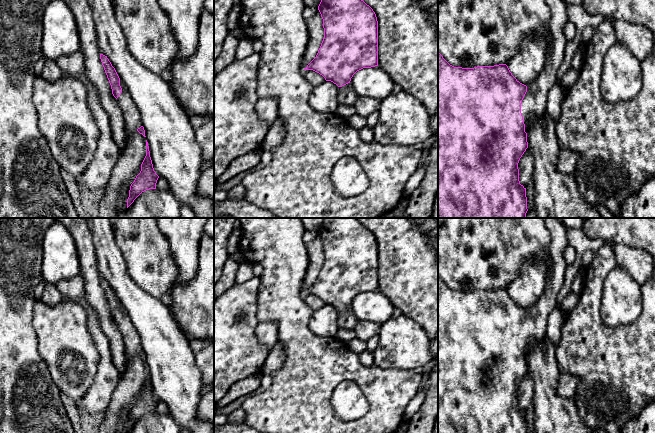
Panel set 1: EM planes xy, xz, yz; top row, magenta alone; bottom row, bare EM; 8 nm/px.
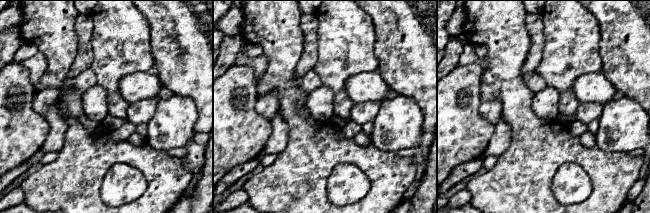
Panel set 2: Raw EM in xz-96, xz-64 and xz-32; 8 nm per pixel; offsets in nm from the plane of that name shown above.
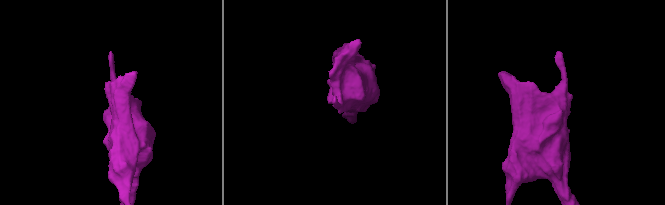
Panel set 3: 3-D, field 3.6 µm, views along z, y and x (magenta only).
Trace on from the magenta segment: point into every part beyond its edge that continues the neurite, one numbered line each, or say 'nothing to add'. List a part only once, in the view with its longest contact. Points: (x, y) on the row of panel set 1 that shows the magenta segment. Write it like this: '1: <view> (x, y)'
1: yz (533, 105)

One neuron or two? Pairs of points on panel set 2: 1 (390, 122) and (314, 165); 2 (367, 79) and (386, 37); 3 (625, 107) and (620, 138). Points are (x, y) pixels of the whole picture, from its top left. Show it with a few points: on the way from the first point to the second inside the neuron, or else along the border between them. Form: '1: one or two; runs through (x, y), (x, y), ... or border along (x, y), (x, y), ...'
1: two; border along (371, 144), (379, 149), (393, 152)
2: two; border along (377, 70), (390, 88)
3: one; runs through (625, 115), (624, 126), (620, 130)

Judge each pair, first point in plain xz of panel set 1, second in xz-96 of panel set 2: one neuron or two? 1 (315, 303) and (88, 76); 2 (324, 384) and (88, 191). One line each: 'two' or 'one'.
1: one
2: one

